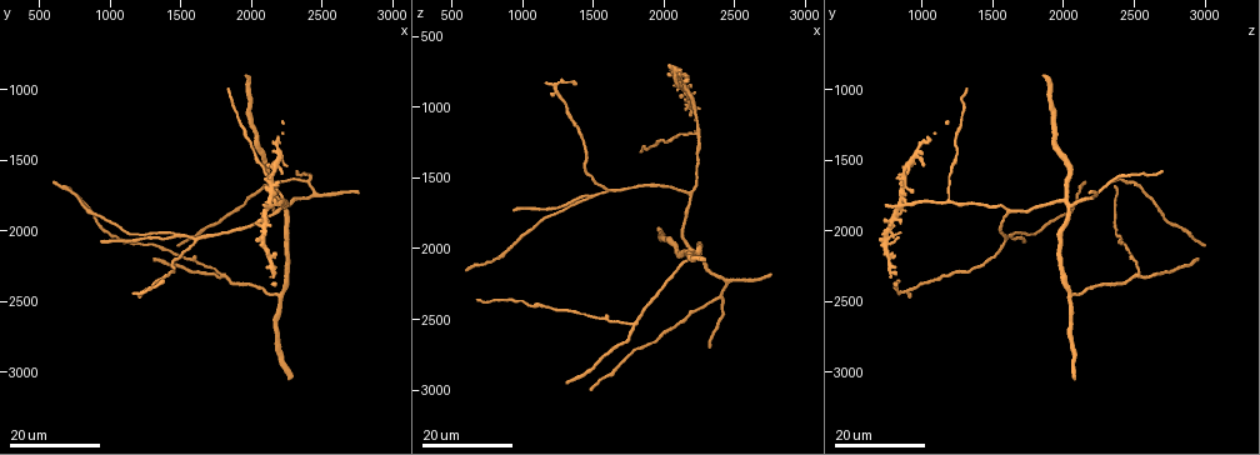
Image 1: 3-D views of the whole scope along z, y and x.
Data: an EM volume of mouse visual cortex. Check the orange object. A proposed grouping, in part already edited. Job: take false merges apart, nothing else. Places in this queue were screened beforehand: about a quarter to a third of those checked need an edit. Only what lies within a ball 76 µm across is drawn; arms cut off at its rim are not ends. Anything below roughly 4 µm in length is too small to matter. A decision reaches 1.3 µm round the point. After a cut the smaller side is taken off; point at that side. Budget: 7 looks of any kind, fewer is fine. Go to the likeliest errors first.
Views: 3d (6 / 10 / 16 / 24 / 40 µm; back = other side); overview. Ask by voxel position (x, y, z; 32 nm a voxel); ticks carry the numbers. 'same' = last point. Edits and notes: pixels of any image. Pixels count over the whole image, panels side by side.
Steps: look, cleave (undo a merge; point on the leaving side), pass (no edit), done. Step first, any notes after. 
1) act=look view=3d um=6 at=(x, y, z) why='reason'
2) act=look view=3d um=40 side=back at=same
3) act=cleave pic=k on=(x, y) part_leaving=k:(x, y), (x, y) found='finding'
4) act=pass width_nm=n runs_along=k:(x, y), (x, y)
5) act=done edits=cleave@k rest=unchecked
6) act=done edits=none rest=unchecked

act=look view=3d um=24 at=(1480, 2040, 1640) why='three-way junction'

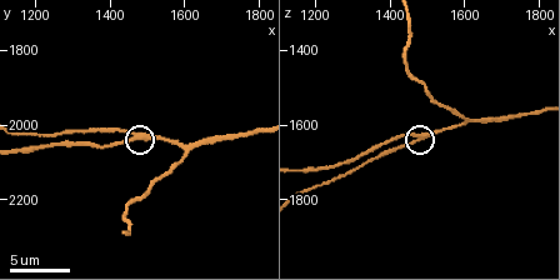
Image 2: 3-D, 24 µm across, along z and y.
act=look view=3d um=10 at=(1480, 2030, 1630)

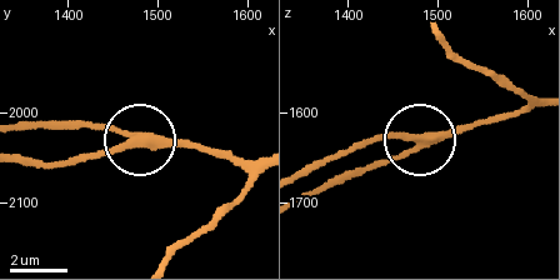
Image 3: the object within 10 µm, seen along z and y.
act=pass arms=3 runs_along=3:(538, 101), (445, 130), (354, 145) found='continuous, no second neuron'

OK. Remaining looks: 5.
act=look view=3d um=16 at=(2200, 2460, 2040) why='four-way junction'

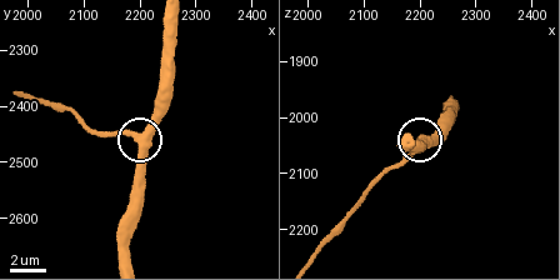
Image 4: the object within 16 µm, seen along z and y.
act=look view=3d um=6 at=same

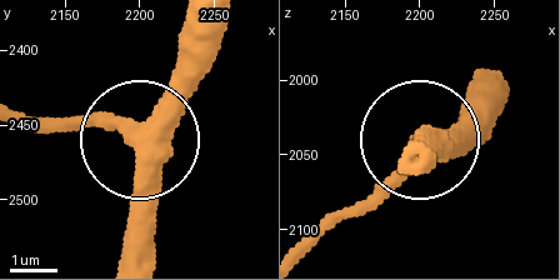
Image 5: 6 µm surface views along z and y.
act=pass runs_along=5:(493, 78), (414, 145) found='all the same neuron'

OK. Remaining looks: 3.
act=look view=3d um=6 at=(1610, 2070, 1590) why='three-way junction'

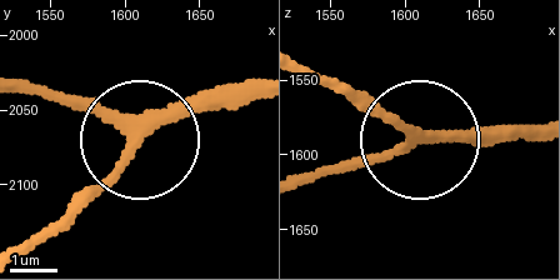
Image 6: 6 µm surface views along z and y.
act=pass width_nm=210 runs_along=6:(250, 89), (214, 89), (166, 113), (51, 228) found='all the same neuron'

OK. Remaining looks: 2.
act=done edits=none rest=unchecked

